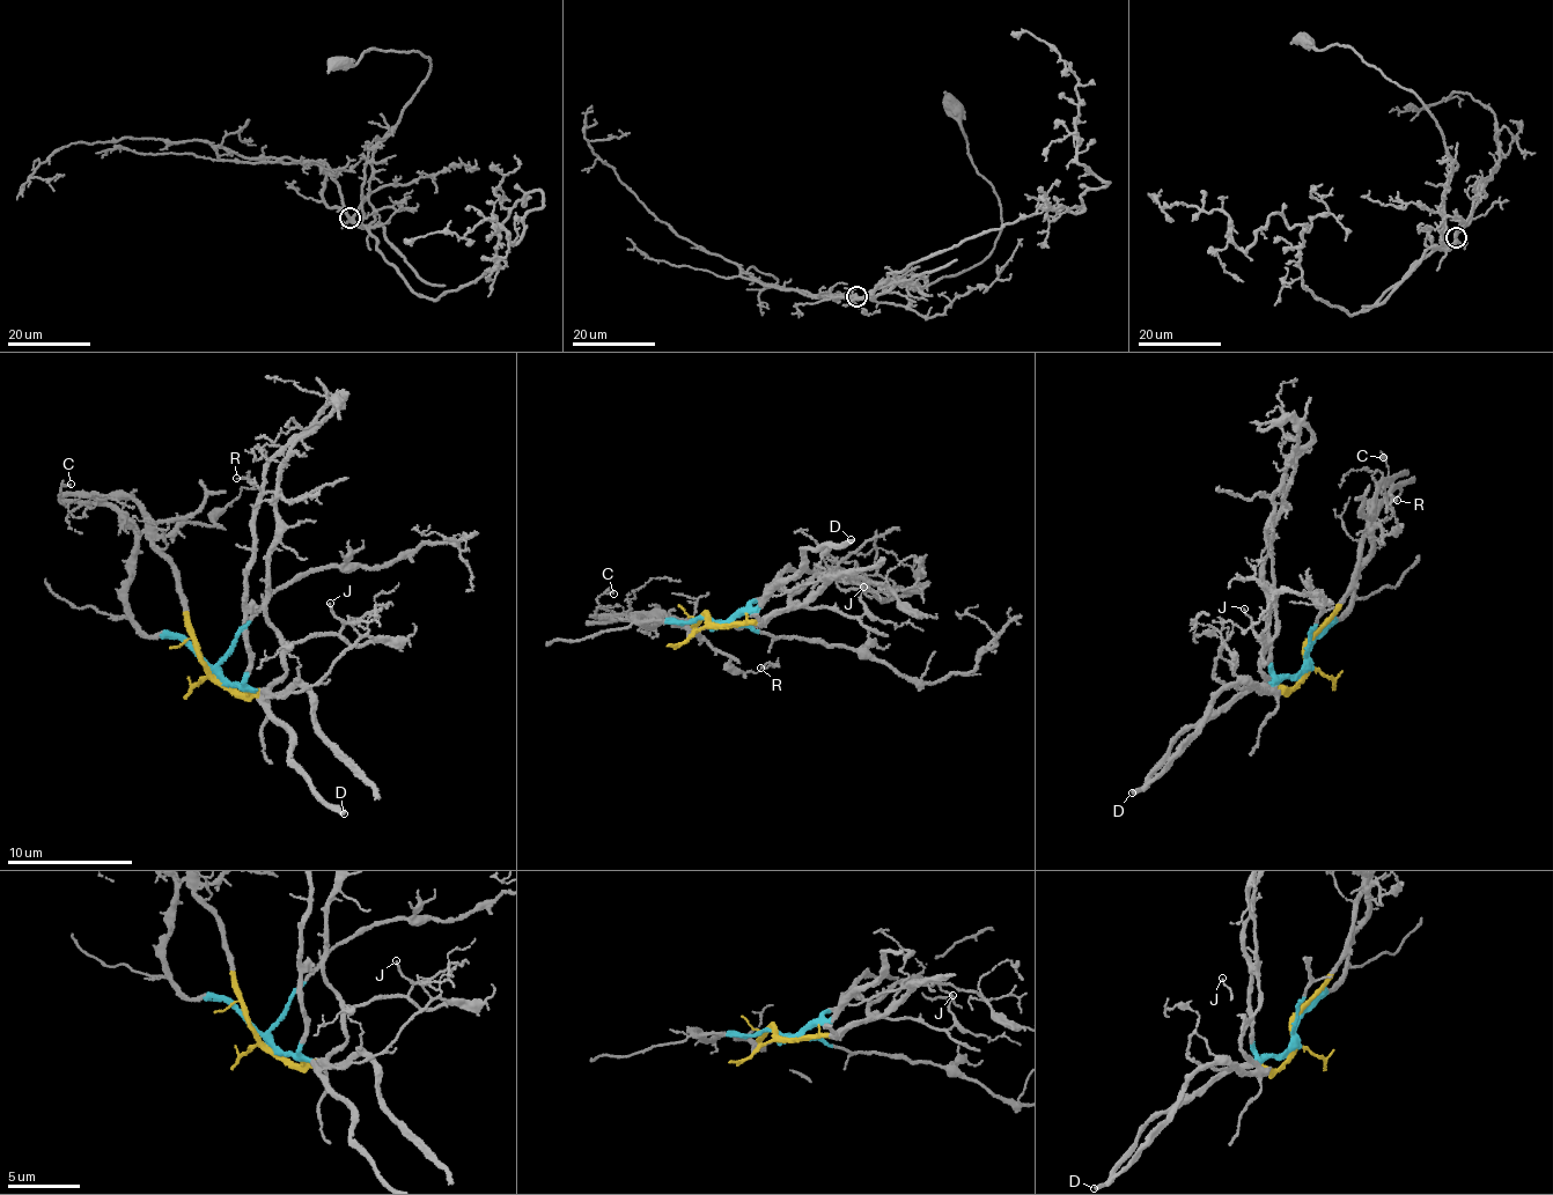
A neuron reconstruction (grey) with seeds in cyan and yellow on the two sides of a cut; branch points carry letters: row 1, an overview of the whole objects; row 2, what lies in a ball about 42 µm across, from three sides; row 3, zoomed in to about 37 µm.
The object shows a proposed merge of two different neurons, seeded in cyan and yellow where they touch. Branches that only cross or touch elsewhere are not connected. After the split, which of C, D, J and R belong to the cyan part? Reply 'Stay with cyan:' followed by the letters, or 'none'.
Stay with cyan: D

